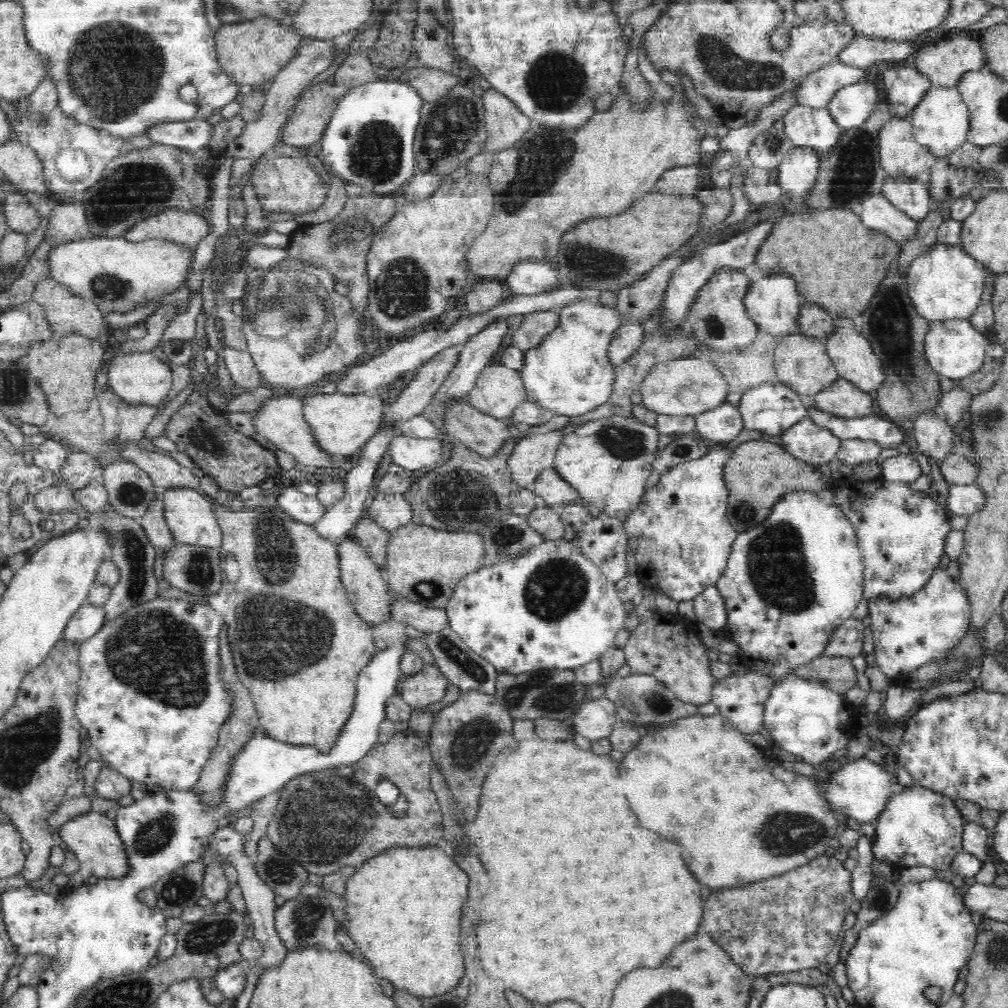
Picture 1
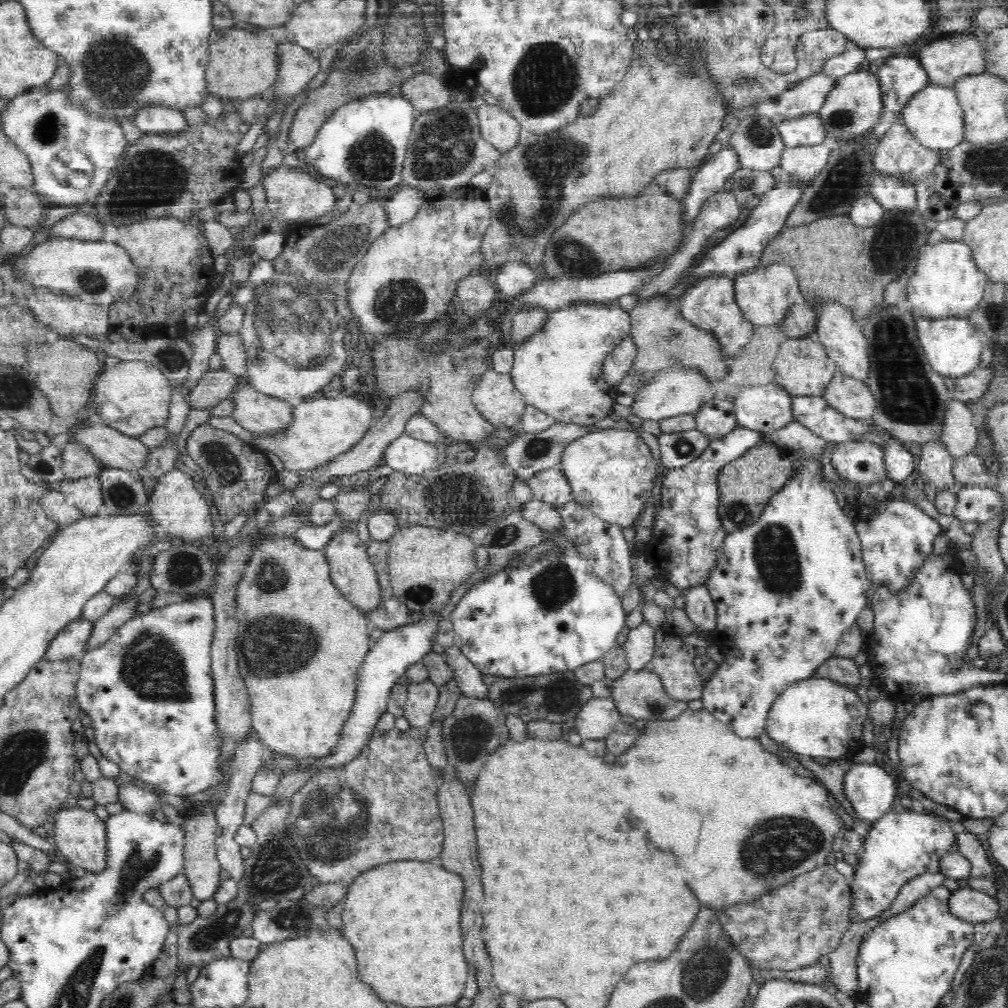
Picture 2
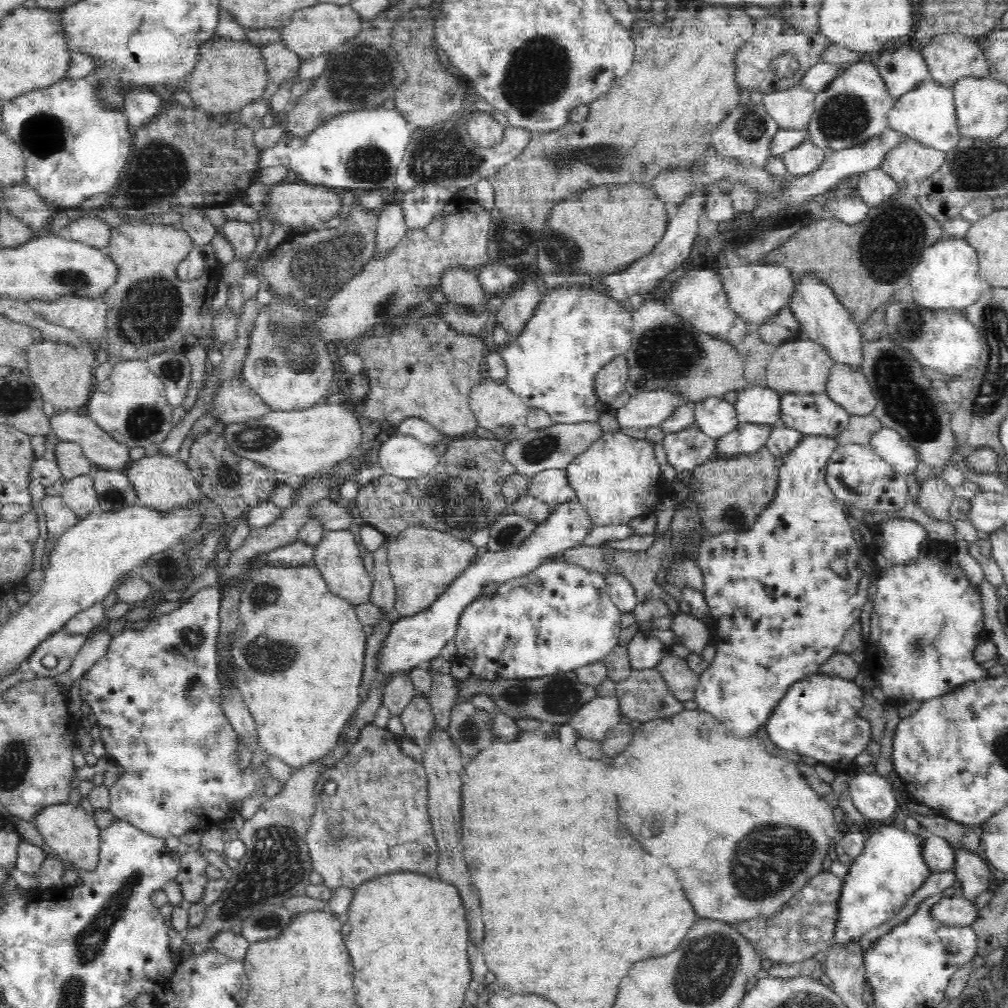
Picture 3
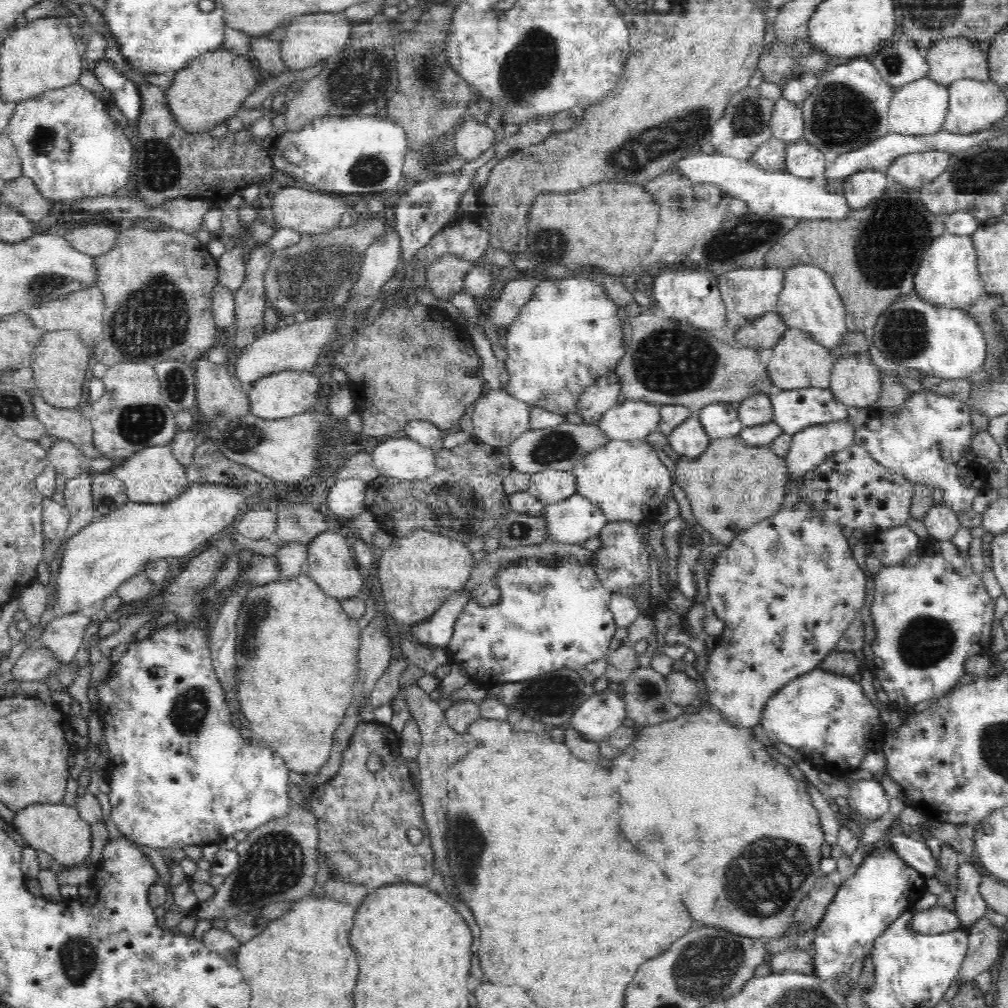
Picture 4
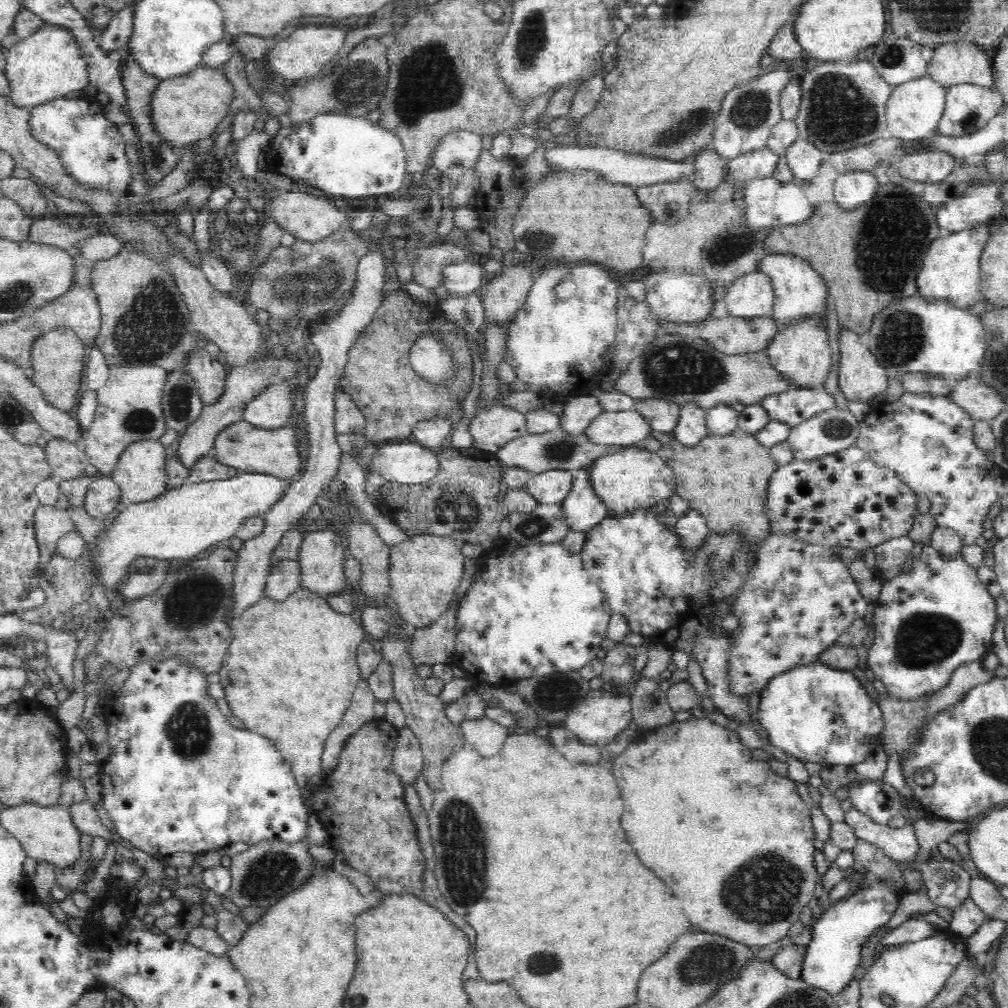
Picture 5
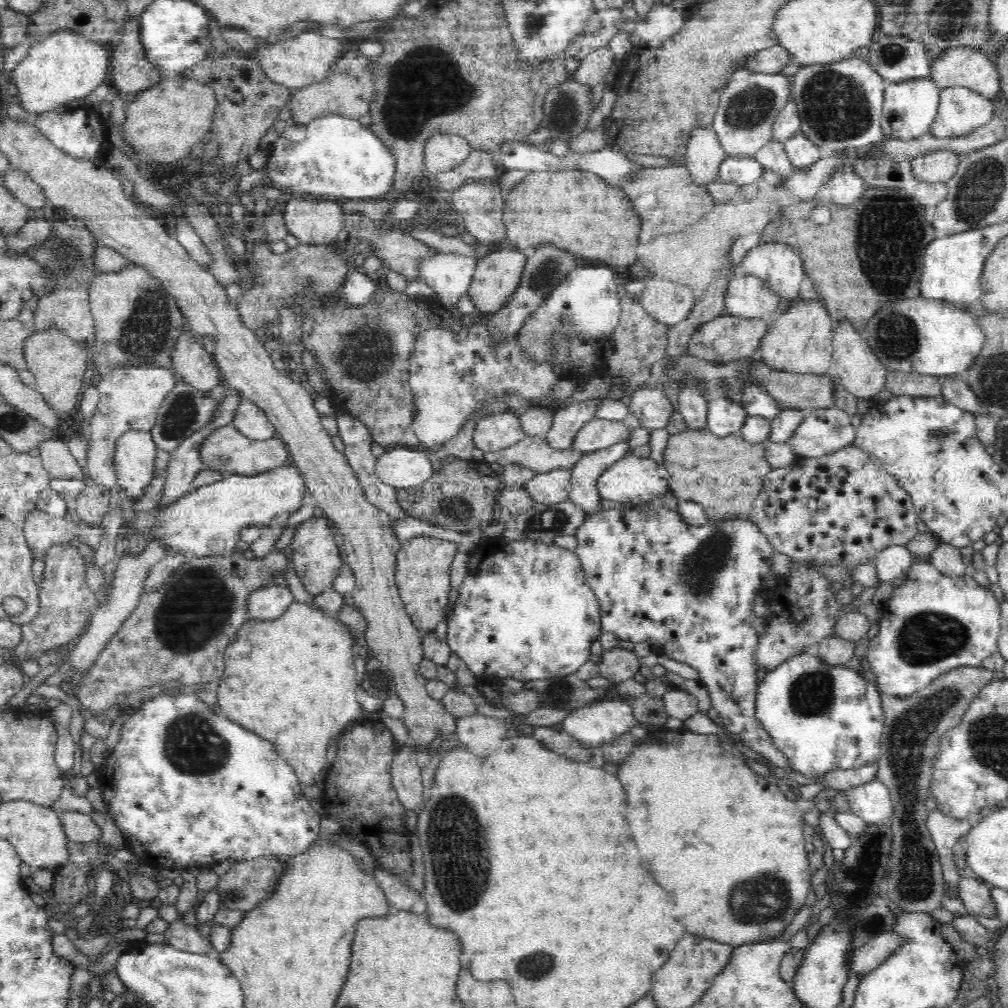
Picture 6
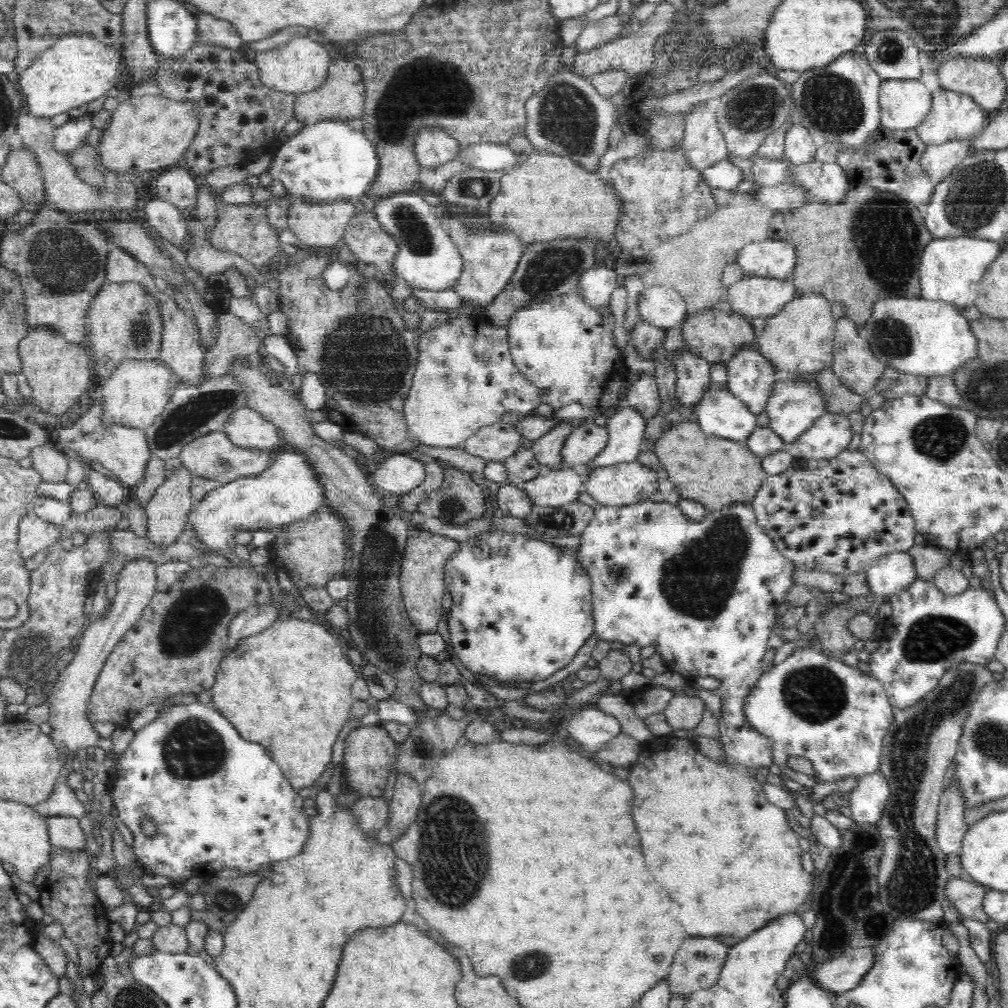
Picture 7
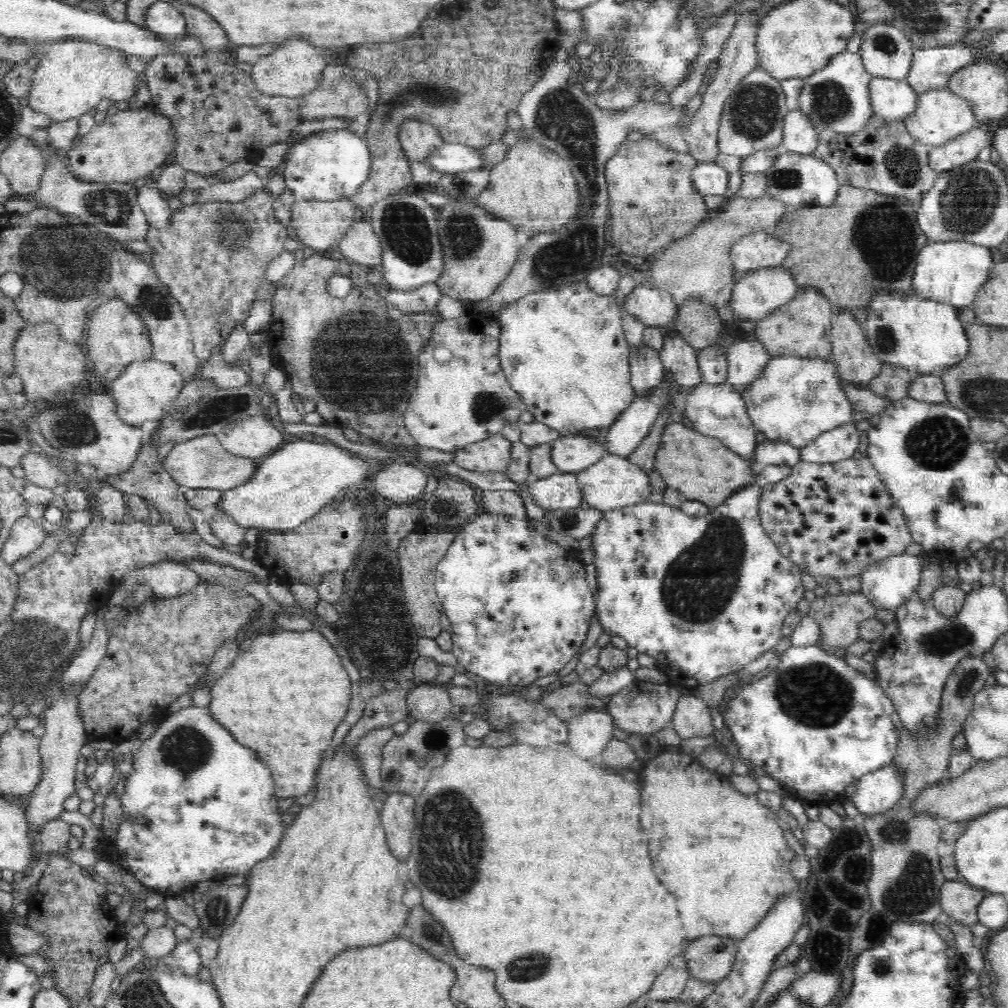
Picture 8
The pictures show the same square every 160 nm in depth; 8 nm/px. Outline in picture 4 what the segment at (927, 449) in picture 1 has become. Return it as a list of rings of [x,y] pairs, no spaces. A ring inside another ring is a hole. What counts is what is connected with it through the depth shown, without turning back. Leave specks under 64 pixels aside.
[[[943,501],[938,505],[930,505],[923,523],[927,528],[929,538],[942,542],[951,541],[960,528],[957,515],[944,506]]]

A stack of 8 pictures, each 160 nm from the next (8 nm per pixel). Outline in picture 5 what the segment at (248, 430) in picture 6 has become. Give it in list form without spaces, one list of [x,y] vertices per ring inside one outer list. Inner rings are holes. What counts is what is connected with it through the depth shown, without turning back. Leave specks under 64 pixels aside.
[[[286,380],[269,385],[246,404],[241,420],[266,430],[286,426],[294,412],[295,397],[302,396],[303,389],[299,388]]]

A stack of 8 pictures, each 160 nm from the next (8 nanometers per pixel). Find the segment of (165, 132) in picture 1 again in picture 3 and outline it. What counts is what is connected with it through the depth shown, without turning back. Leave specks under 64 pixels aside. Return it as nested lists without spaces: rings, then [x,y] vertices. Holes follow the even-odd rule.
[[[134,87],[123,94],[121,111],[134,128],[144,127],[162,110],[164,100],[153,90]]]

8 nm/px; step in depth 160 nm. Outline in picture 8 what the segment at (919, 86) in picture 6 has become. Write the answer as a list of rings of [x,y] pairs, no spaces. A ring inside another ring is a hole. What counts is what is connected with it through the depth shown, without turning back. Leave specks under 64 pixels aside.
[[[873,77],[869,84],[870,104],[873,112],[886,121],[902,121],[916,108],[917,92],[904,79]]]

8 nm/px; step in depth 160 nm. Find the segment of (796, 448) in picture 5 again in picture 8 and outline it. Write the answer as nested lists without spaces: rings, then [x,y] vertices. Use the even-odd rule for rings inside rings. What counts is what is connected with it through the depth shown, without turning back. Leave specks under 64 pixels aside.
[[[854,423],[832,428],[800,448],[802,461],[826,464],[852,458],[860,446],[860,434]]]

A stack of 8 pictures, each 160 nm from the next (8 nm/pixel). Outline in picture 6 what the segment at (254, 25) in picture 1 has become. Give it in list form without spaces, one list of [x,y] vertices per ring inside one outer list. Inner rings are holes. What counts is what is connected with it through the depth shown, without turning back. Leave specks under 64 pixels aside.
[[[181,76],[179,82],[160,81],[139,92],[125,107],[124,124],[119,127],[126,144],[146,162],[173,163],[194,155],[212,130],[217,102],[211,86]]]

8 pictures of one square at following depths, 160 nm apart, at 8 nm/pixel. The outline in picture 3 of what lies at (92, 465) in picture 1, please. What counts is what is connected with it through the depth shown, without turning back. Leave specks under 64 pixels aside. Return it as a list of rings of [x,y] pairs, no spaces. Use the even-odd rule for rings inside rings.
[[[60,441],[54,448],[53,458],[57,461],[61,476],[66,479],[87,475],[93,465],[83,453],[83,448],[70,441]]]

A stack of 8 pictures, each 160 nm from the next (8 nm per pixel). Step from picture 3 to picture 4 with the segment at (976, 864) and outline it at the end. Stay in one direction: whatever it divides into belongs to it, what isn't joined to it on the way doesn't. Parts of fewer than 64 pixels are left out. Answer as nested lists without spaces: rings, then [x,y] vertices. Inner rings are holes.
[[[963,859],[956,872],[958,892],[955,896],[954,912],[959,920],[958,929],[969,929],[976,920],[980,920],[986,914],[986,901],[980,896],[980,881],[984,878],[980,868],[974,867],[970,859]]]

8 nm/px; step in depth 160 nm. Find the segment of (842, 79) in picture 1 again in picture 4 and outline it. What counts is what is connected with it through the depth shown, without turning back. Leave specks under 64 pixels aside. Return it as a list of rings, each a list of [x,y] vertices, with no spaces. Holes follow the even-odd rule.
[[[782,97],[774,102],[769,126],[773,138],[789,145],[802,141],[804,136],[804,119],[800,102],[788,102]]]

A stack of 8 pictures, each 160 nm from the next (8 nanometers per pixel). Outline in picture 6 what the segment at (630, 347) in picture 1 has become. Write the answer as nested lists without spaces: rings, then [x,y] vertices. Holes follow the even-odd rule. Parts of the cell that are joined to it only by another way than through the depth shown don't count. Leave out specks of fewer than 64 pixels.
[[[600,399],[563,405],[563,408],[553,416],[553,424],[544,435],[545,441],[554,450],[571,448],[575,434],[590,420],[593,420],[598,410]]]

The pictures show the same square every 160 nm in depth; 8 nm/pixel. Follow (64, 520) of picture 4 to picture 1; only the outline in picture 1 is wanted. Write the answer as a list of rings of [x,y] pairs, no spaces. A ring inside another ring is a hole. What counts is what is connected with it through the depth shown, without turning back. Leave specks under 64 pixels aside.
[[[64,486],[46,487],[34,496],[34,505],[41,511],[64,513],[75,512],[79,516],[77,528],[90,524],[90,513],[74,498],[73,491]]]

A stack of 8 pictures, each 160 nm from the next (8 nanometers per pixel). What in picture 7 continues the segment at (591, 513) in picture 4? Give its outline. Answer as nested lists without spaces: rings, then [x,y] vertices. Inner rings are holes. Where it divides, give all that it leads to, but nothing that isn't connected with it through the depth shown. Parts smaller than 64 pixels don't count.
[[[623,403],[605,424],[608,440],[604,450],[588,462],[590,474],[596,467],[616,465],[636,461],[642,450],[643,436],[647,420],[629,404]]]

